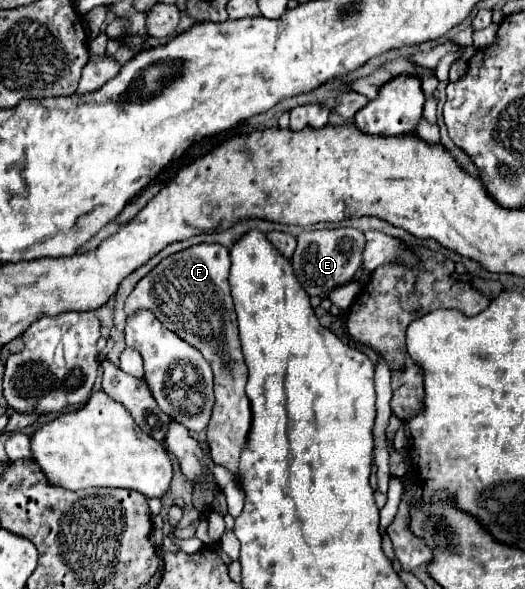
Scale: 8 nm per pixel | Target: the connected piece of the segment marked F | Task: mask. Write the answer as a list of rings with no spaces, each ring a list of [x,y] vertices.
[[[190,246],[182,252],[164,258],[154,270],[150,270],[128,296],[124,310],[126,314],[132,314],[140,308],[152,310],[166,328],[170,328],[184,342],[194,346],[210,362],[214,372],[216,398],[208,424],[210,456],[216,466],[224,466],[236,478],[240,472],[240,452],[244,450],[252,426],[252,408],[244,390],[248,382],[248,366],[244,362],[238,340],[238,324],[228,288],[228,270],[230,256],[226,246]]]

